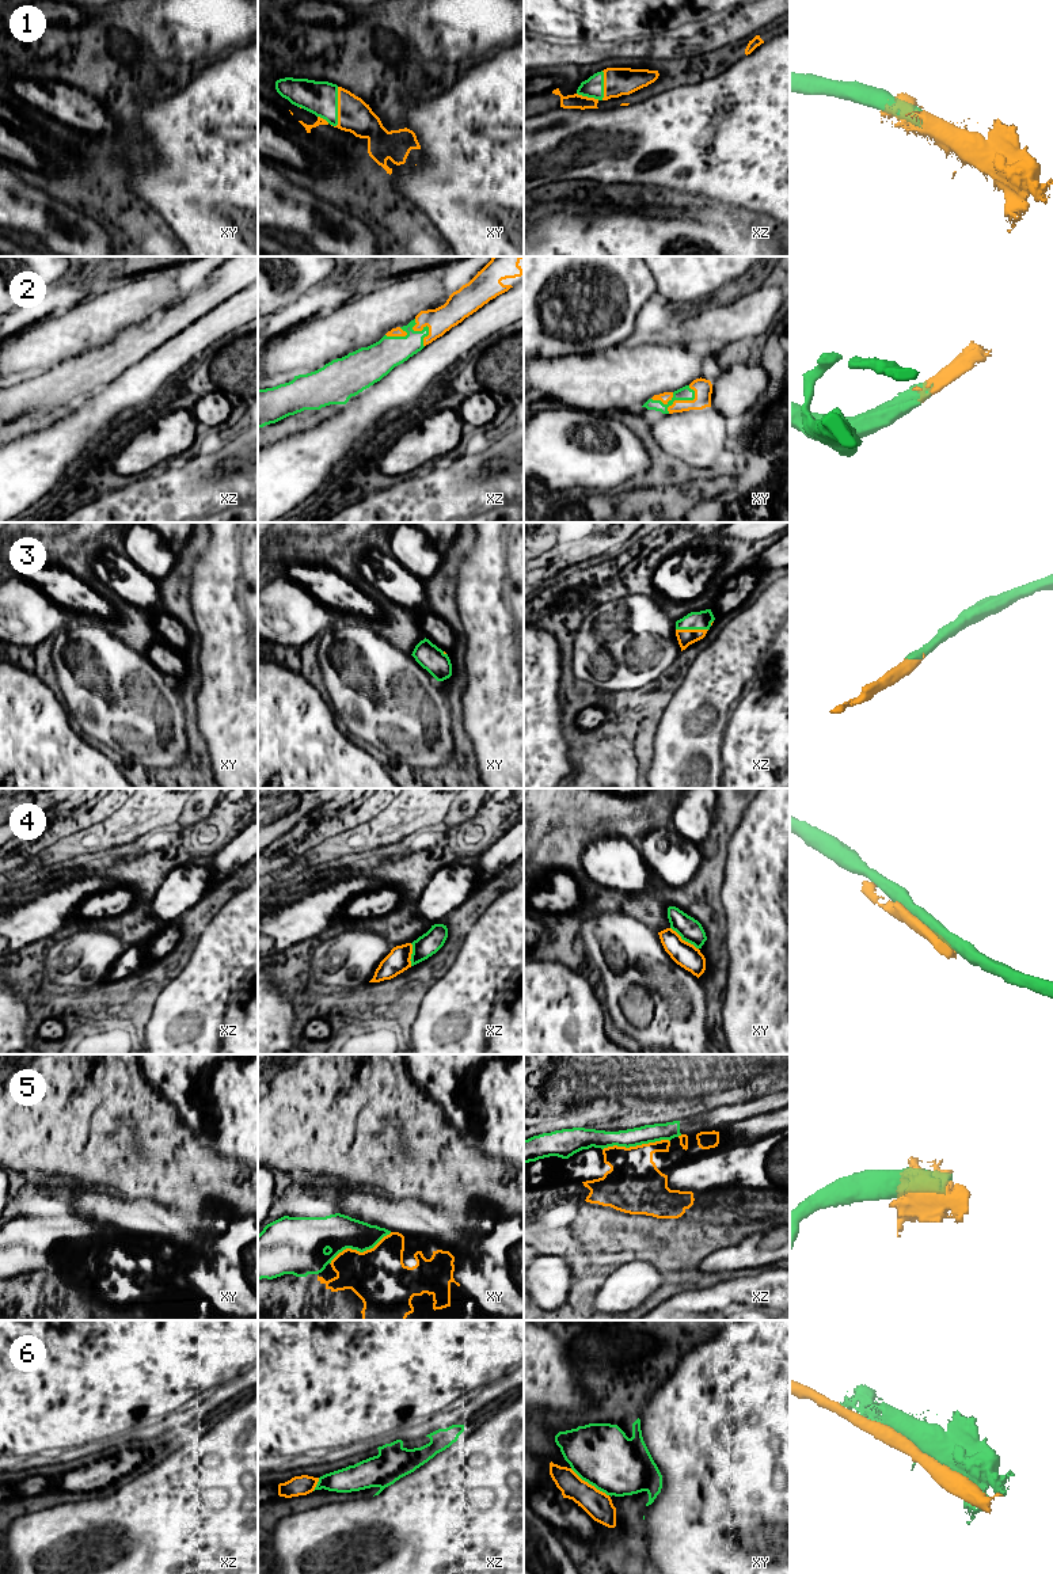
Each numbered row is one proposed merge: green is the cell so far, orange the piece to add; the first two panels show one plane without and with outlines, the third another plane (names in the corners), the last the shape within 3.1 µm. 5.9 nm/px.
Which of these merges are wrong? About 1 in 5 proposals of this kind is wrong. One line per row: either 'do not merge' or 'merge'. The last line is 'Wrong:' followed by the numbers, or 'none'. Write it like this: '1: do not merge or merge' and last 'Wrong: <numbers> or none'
1: merge
2: merge
3: merge
4: do not merge
5: do not merge
6: do not merge
Wrong: 4, 5, 6

